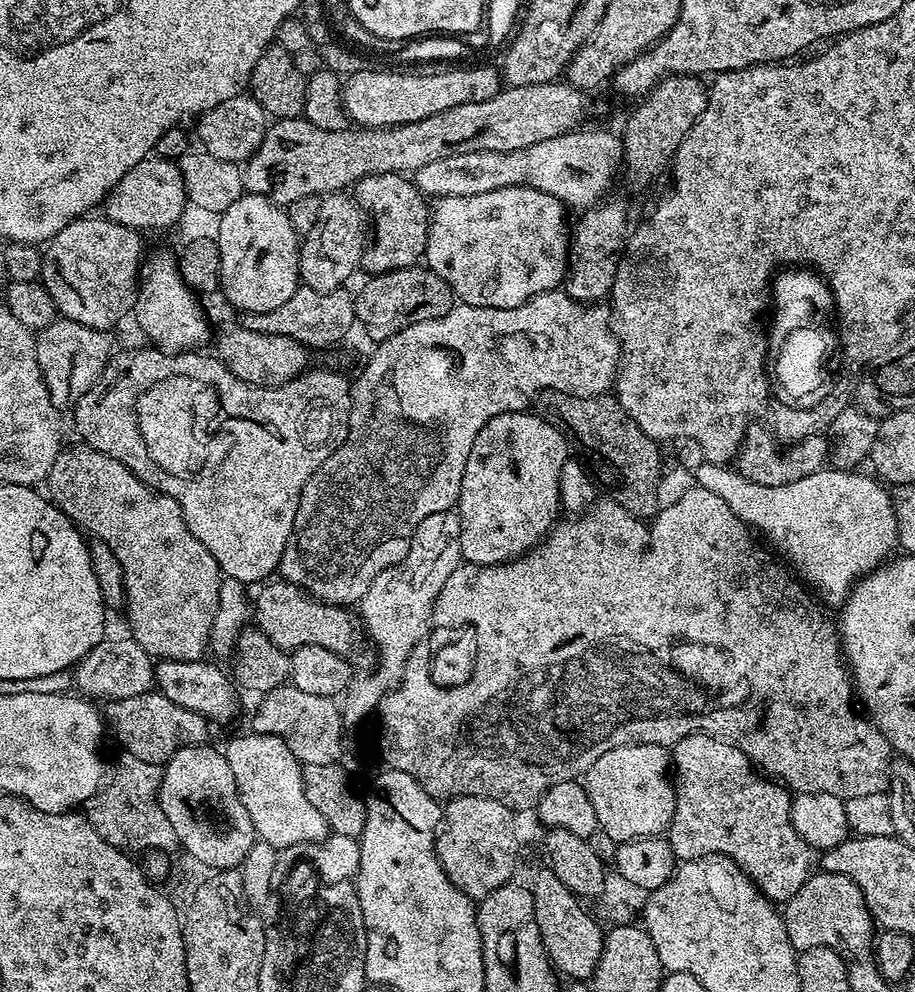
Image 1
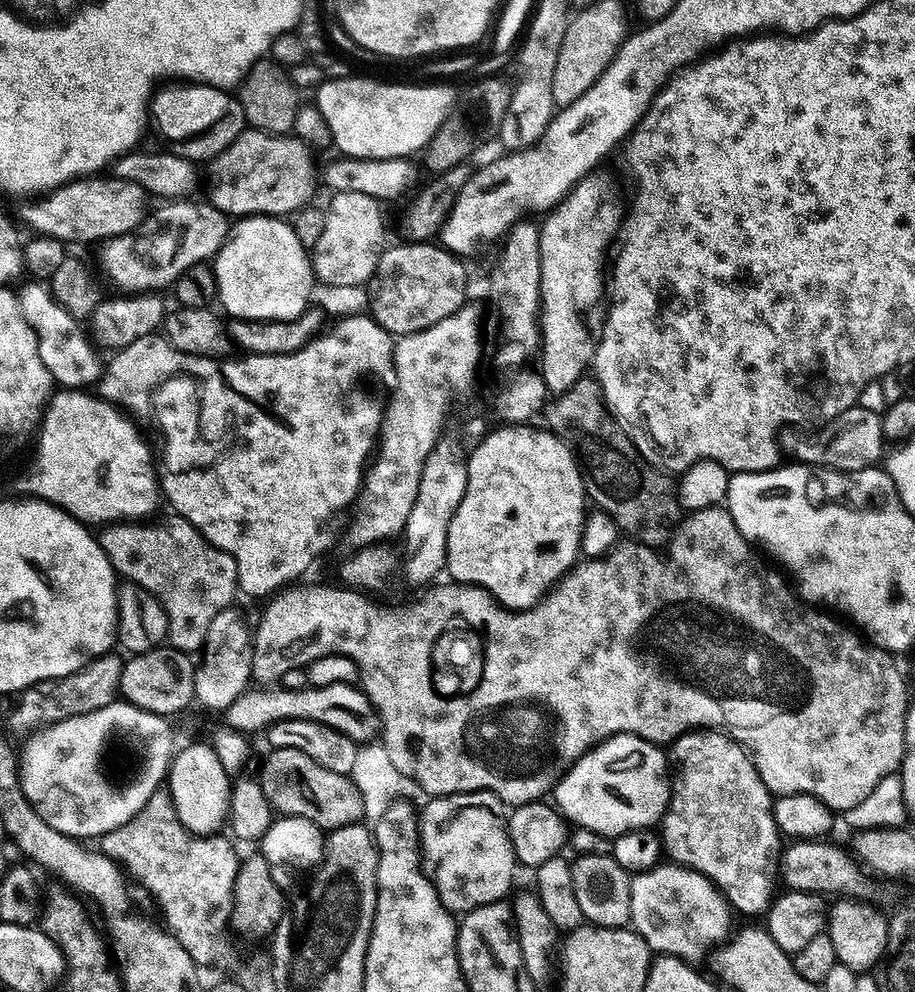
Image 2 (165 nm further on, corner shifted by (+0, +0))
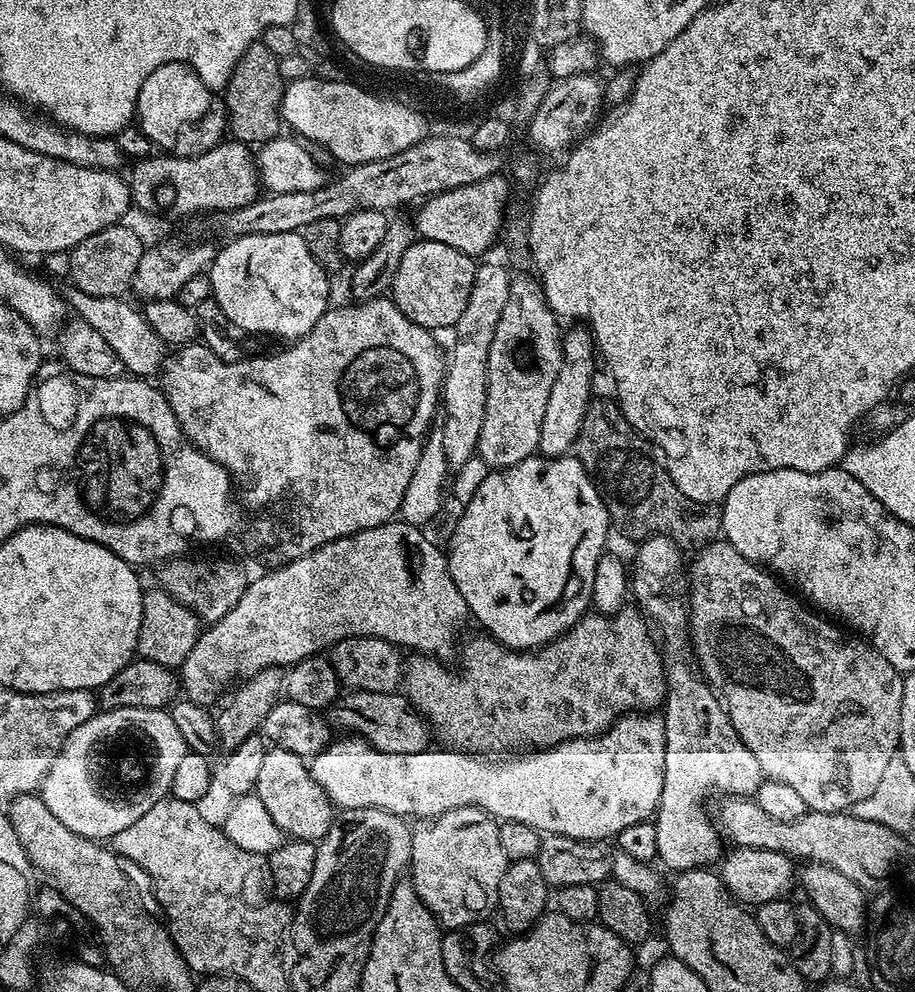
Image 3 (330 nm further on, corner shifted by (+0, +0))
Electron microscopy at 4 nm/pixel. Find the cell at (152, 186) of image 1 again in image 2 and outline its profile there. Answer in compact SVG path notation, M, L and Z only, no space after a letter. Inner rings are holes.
M96 174L91 178L71 180L68 184L47 193L43 198L29 203L32 205L25 210L24 220L33 228L33 233L52 236L63 242L103 242L111 236L135 232L149 211L148 203L149 197L142 186L117 180L111 174Z

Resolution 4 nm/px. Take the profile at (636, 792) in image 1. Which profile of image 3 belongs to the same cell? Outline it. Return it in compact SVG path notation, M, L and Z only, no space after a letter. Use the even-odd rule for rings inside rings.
M625 714L599 736L586 736L582 740L565 740L562 744L555 744L553 748L541 748L528 750L523 754L512 754L507 758L493 758L488 754L473 754L470 752L457 752L455 750L429 750L418 754L386 754L377 748L371 748L364 740L359 738L344 738L348 740L333 739L328 747L323 748L317 756L311 757L310 767L314 782L326 790L326 794L332 799L337 809L346 808L381 808L387 812L393 812L396 816L413 818L431 818L441 816L443 812L449 812L462 806L474 806L487 812L497 821L526 822L526 826L534 826L536 831L549 836L565 836L566 838L578 838L579 840L602 840L615 838L619 832L626 830L626 826L634 826L634 822L642 822L649 819L655 813L660 804L660 795L664 785L664 767L666 766L666 730L664 729L664 717L660 714Z

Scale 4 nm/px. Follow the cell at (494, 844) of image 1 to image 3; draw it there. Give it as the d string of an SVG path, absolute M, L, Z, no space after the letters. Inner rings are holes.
M474 806L455 808L417 824L420 825L412 828L410 879L418 898L445 929L465 928L468 924L487 921L488 915L497 911L498 882L502 882L502 874L510 863L502 850L502 842L498 842L500 824L487 812Z

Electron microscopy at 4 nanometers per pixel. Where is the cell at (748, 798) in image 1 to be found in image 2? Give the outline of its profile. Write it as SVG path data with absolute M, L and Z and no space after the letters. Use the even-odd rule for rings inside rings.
M689 730L672 741L670 764L674 769L670 776L672 796L662 821L662 848L667 859L701 872L739 915L741 912L744 916L763 917L778 892L782 833L774 822L774 797L753 766L751 756L731 736L719 730Z

